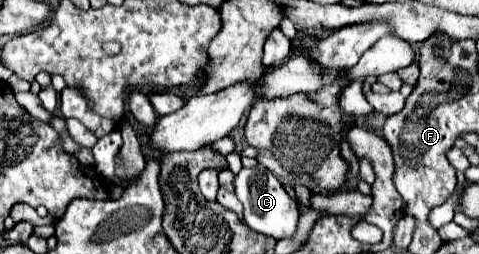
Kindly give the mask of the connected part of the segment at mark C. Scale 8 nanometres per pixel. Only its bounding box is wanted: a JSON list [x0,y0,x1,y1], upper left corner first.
[235,166,299,238]

